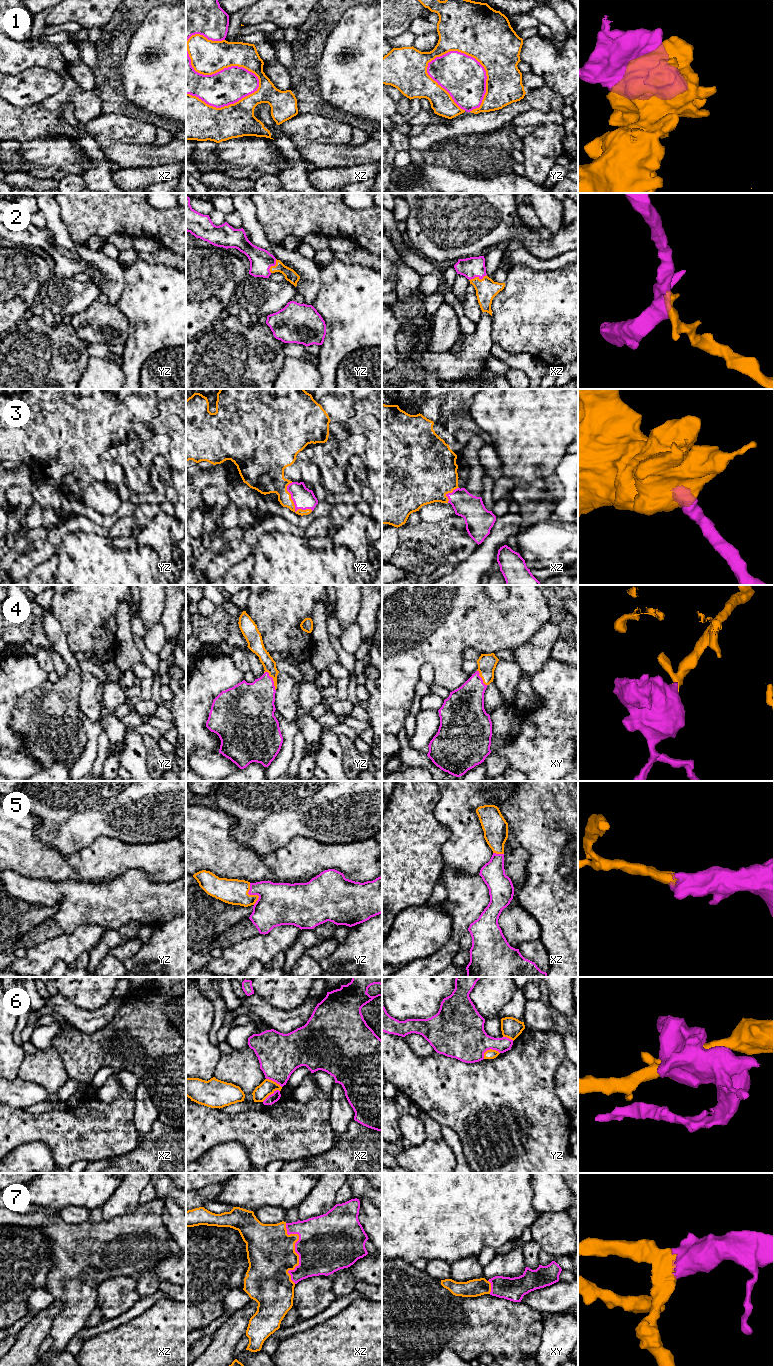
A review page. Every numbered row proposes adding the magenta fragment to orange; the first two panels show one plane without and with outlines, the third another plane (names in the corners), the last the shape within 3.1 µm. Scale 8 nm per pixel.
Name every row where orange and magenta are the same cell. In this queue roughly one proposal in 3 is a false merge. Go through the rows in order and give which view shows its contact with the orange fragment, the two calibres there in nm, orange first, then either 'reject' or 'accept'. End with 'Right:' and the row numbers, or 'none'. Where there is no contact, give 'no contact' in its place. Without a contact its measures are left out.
1: meets orange in xz; 280 nm thick on the orange side, 280 nm on the other; reject
2: meets orange in xz; 180 nm thick on the orange side, 170 nm on the other; accept
3: meets orange in yz; 190 nm thick on the orange side, 170 nm on the other; accept
4: meets orange in yz; 100 nm thick on the orange side, 340 nm on the other; accept
5: meets orange in yz; 200 nm thick on the orange side, 340 nm on the other; accept
6: meets orange in yz; 80 nm thick on the orange side, 360 nm on the other; reject
7: meets orange in xz; 380 nm thick on the orange side, 440 nm on the other; accept
Right: 2, 3, 4, 5, 7

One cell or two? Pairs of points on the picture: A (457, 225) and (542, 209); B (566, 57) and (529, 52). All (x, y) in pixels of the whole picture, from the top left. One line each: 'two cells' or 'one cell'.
A: two cells
B: one cell

